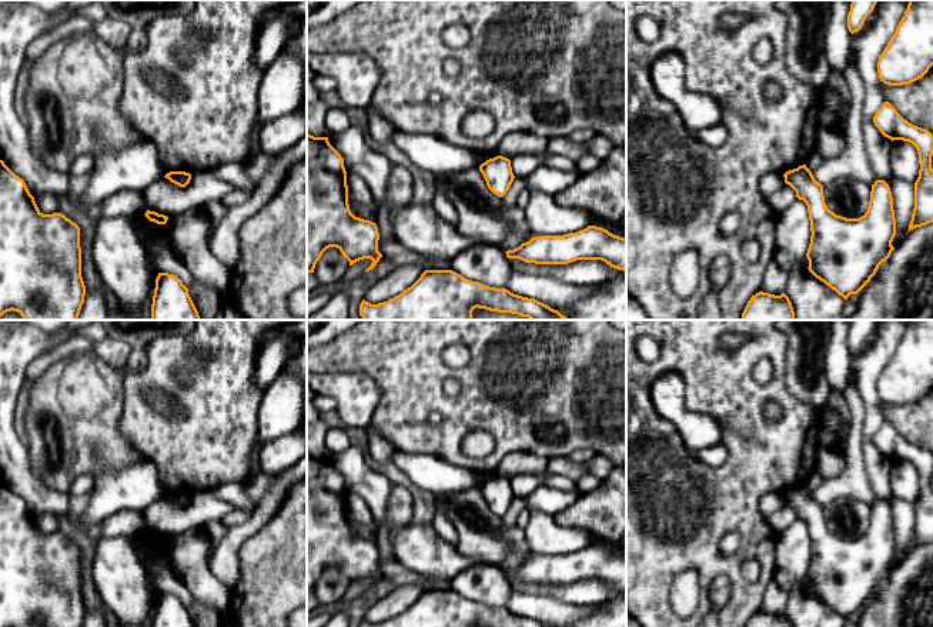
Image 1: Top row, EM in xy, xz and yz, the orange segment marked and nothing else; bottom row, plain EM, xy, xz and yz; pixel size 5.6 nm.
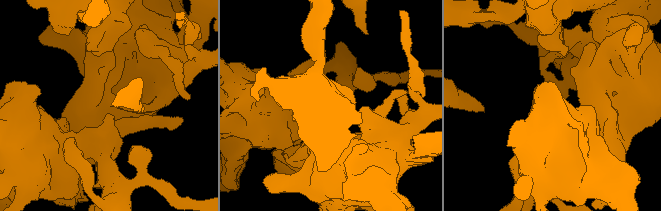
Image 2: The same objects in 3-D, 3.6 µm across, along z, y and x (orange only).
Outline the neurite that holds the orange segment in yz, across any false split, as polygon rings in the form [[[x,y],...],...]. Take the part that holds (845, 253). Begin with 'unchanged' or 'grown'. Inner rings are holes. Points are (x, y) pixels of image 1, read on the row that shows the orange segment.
unchanged | [[[806,164],[783,177],[807,206],[812,231],[806,253],[809,271],[845,300],[857,294],[894,250],[896,219],[889,184],[876,180],[867,211],[859,219],[846,219],[827,209],[823,186]]]

